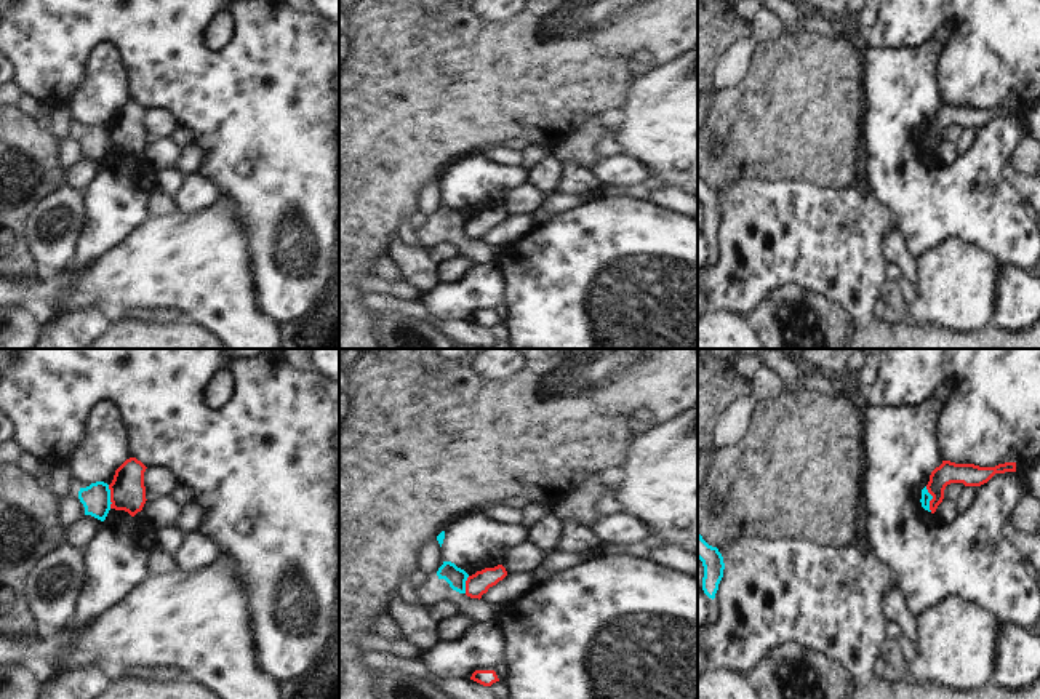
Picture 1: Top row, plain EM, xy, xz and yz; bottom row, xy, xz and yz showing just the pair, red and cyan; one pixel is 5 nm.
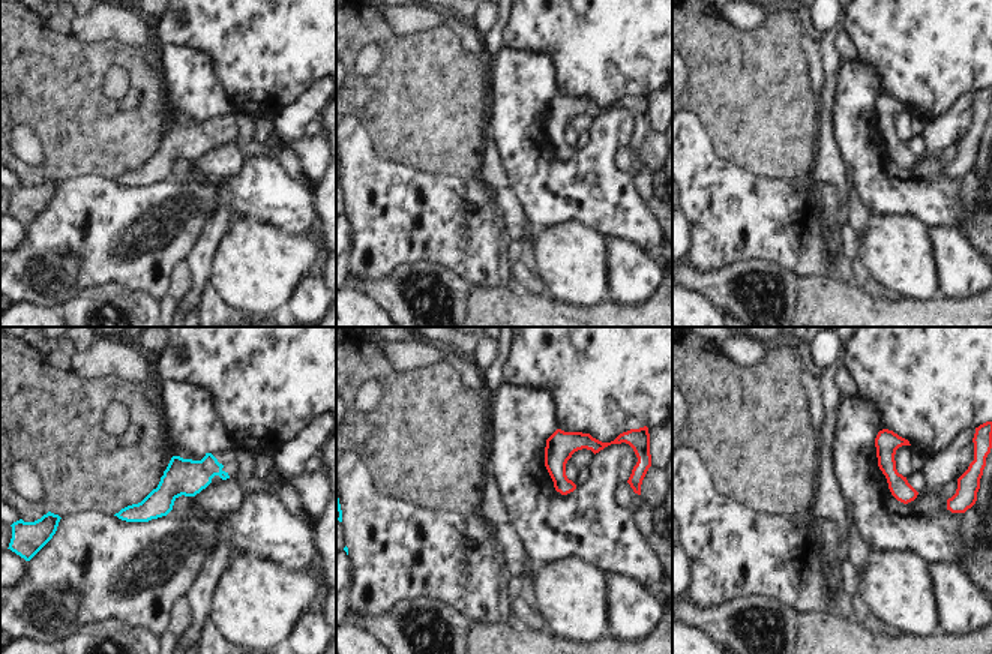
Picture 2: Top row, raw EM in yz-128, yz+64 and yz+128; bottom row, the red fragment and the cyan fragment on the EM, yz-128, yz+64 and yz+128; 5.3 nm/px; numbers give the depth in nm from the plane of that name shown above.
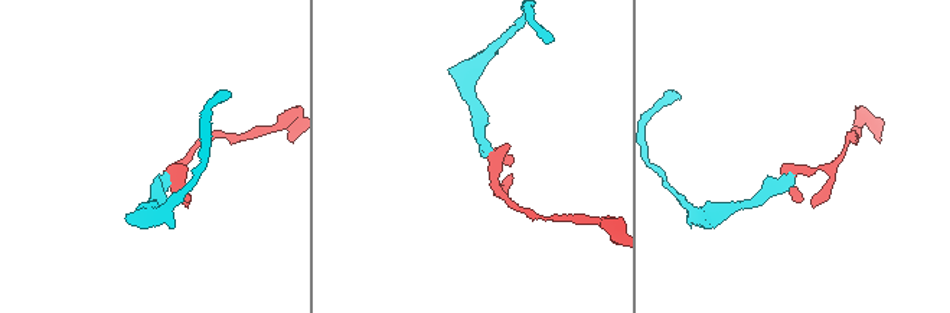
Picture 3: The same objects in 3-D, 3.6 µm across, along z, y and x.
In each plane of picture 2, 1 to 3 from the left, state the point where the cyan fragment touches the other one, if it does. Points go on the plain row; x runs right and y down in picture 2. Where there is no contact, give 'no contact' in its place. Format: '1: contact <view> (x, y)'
1: no contact
2: no contact
3: no contact

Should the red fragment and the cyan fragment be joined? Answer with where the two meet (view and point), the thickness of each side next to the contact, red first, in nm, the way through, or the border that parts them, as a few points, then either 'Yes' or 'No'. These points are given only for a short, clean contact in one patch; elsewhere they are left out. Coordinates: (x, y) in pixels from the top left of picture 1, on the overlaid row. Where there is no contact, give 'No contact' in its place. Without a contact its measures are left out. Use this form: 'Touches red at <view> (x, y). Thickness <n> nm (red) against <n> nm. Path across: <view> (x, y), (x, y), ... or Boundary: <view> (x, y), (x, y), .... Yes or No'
Touches red at yz (932, 499). Thickness 110 nm (red) against 50 nm. Boundary: yz (925, 487), (932, 496), (932, 511). No

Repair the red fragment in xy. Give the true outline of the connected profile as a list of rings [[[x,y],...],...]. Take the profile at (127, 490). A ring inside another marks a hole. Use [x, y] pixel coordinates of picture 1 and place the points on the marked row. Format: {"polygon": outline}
{"polygon": [[[136,457],[126,459],[114,475],[110,489],[110,509],[125,510],[131,517],[146,504],[144,472],[146,465]]]}

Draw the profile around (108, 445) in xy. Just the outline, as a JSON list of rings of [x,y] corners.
[[[115,400],[99,401],[88,437],[70,461],[72,473],[110,485],[115,470],[130,457],[133,448],[123,408]]]

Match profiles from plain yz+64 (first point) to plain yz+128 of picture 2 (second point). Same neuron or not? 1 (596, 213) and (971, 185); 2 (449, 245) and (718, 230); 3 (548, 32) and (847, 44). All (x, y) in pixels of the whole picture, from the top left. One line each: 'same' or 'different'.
1: different
2: same
3: different

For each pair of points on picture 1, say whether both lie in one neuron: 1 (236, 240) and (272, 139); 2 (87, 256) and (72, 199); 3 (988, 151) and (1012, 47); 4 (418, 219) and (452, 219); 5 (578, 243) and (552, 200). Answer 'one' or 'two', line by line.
1: two
2: two
3: two
4: two
5: two

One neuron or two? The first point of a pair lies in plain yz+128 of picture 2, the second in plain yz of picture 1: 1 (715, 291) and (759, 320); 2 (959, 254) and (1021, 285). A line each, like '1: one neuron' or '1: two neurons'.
1: one neuron
2: one neuron

